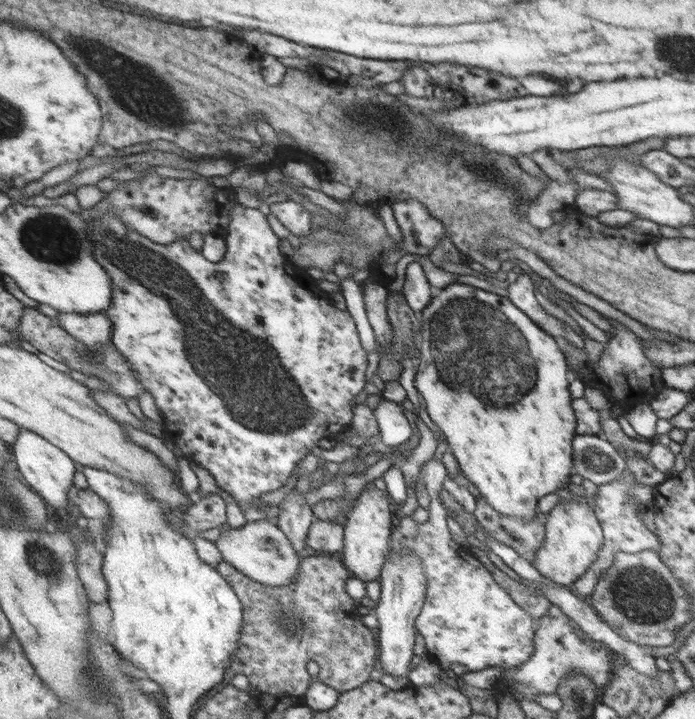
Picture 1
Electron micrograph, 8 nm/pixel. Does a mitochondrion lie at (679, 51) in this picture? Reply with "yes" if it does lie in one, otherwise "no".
yes

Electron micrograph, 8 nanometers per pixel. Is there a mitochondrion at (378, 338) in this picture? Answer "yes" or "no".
no

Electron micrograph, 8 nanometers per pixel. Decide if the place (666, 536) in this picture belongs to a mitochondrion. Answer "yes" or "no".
no

